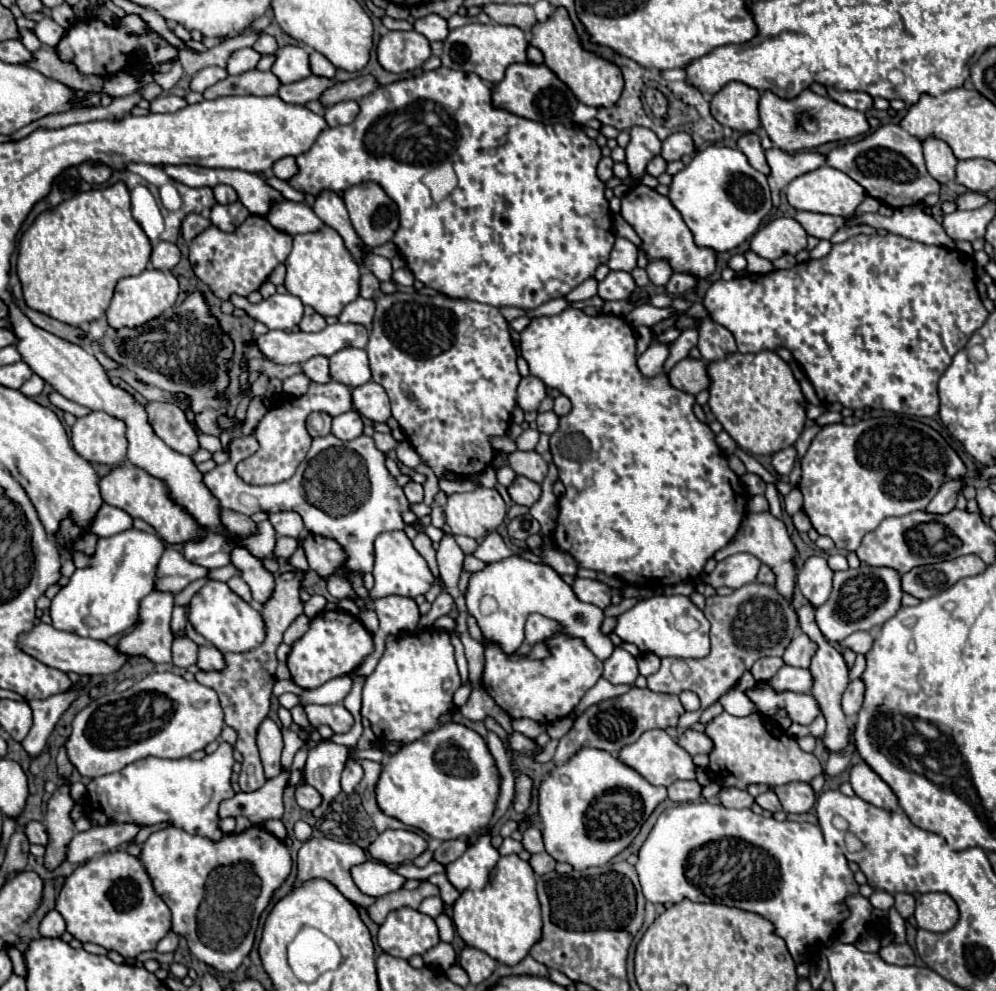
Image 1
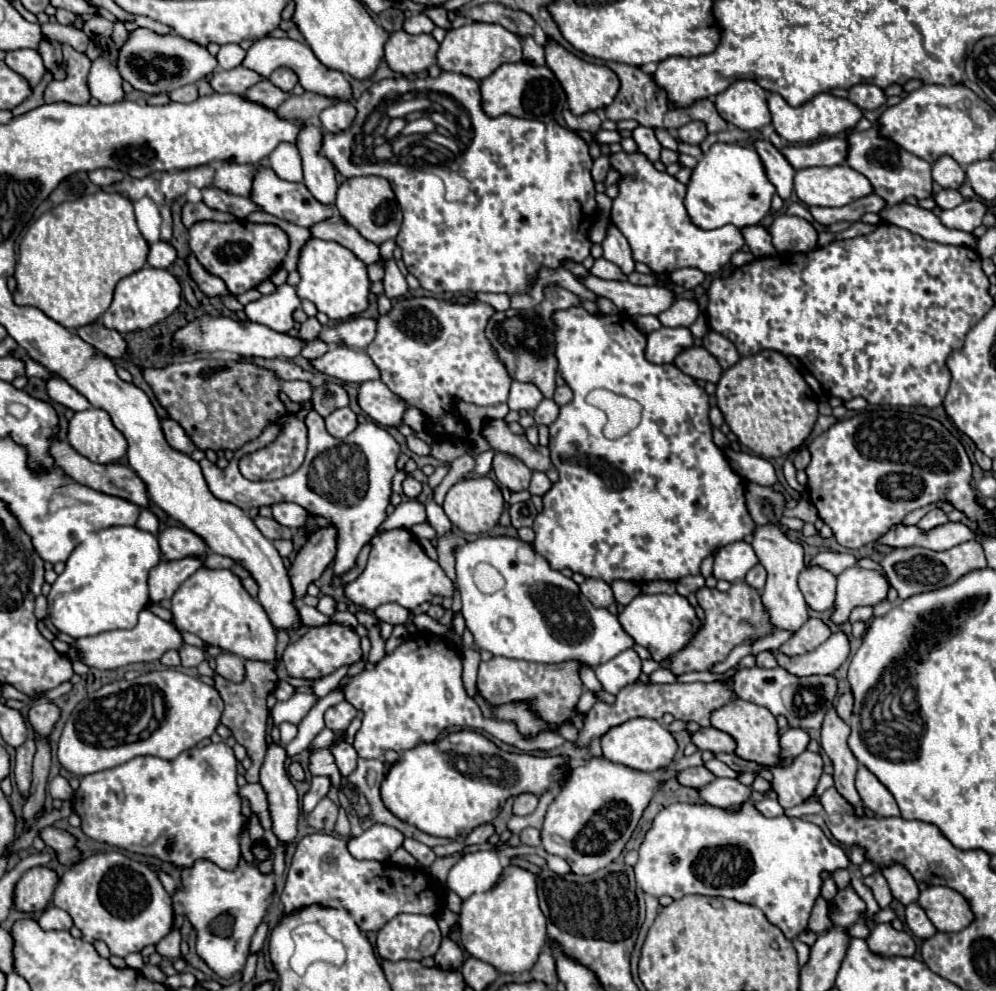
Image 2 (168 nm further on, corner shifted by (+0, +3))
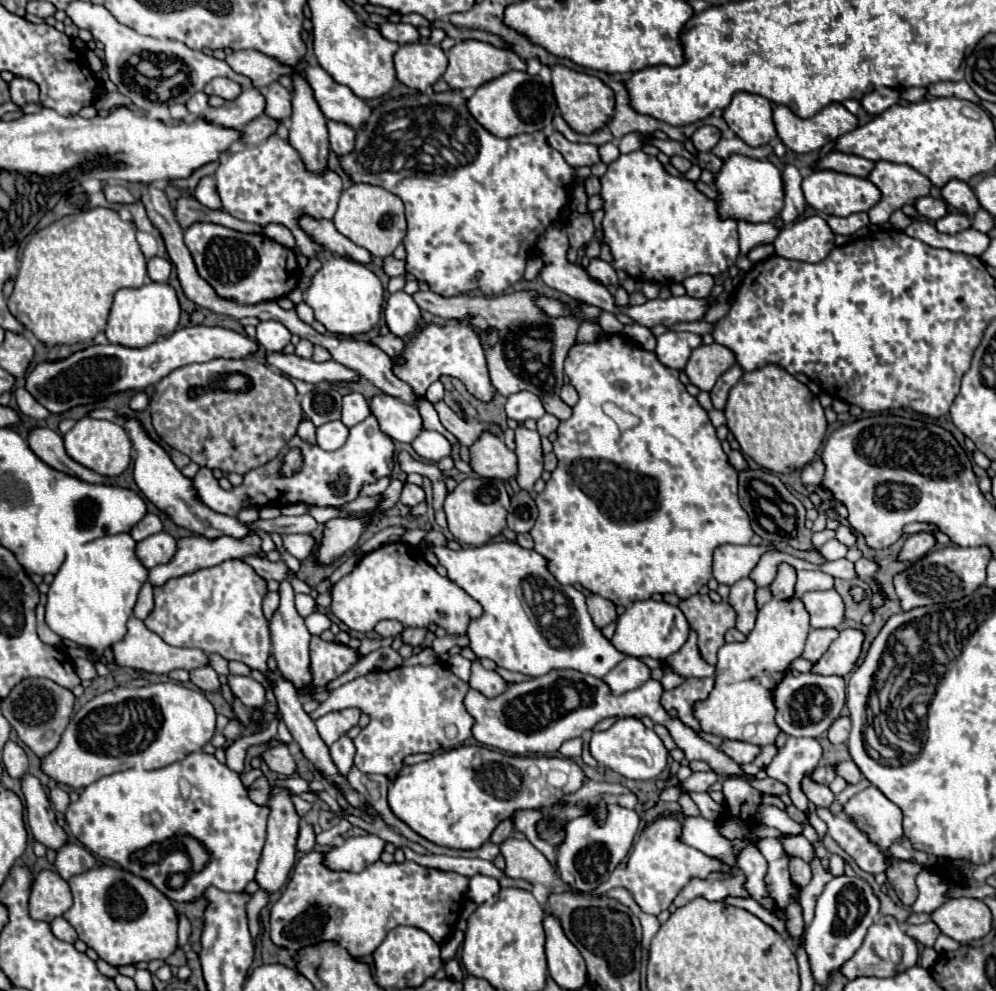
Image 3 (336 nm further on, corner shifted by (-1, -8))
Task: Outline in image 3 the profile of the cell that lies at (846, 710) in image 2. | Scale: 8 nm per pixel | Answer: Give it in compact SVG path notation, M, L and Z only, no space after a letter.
M840 716L828 730L828 740L832 744L844 744L848 740L850 734L850 718L848 716Z

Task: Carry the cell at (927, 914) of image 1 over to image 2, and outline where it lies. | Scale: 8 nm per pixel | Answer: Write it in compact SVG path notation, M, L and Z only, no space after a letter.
M951 887L925 889L919 897L919 905L937 931L961 931L975 921L969 901Z

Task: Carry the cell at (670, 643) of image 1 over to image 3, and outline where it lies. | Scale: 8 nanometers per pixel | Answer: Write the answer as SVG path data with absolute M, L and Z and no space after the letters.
M642 600L642 602L634 602L618 618L618 628L612 636L612 644L620 652L626 652L628 656L634 658L650 656L662 662L662 670L668 670L666 664L668 656L672 656L684 646L684 642L688 640L688 632L690 632L690 624L678 606L670 606L666 602L656 602L656 600Z

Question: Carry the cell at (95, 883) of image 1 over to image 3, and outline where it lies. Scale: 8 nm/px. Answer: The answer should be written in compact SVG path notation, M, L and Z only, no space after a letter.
M96 866L68 880L74 904L64 918L96 954L112 966L166 960L178 948L178 914L148 880L118 866Z

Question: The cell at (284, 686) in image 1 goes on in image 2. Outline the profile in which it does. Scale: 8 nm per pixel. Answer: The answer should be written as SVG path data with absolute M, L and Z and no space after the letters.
M341 701L339 705L333 705L333 707L329 707L329 709L325 711L325 725L327 725L331 731L339 733L339 731L345 731L345 729L347 729L347 725L351 723L351 719L353 719L355 715L357 715L357 709L355 709L351 703Z

